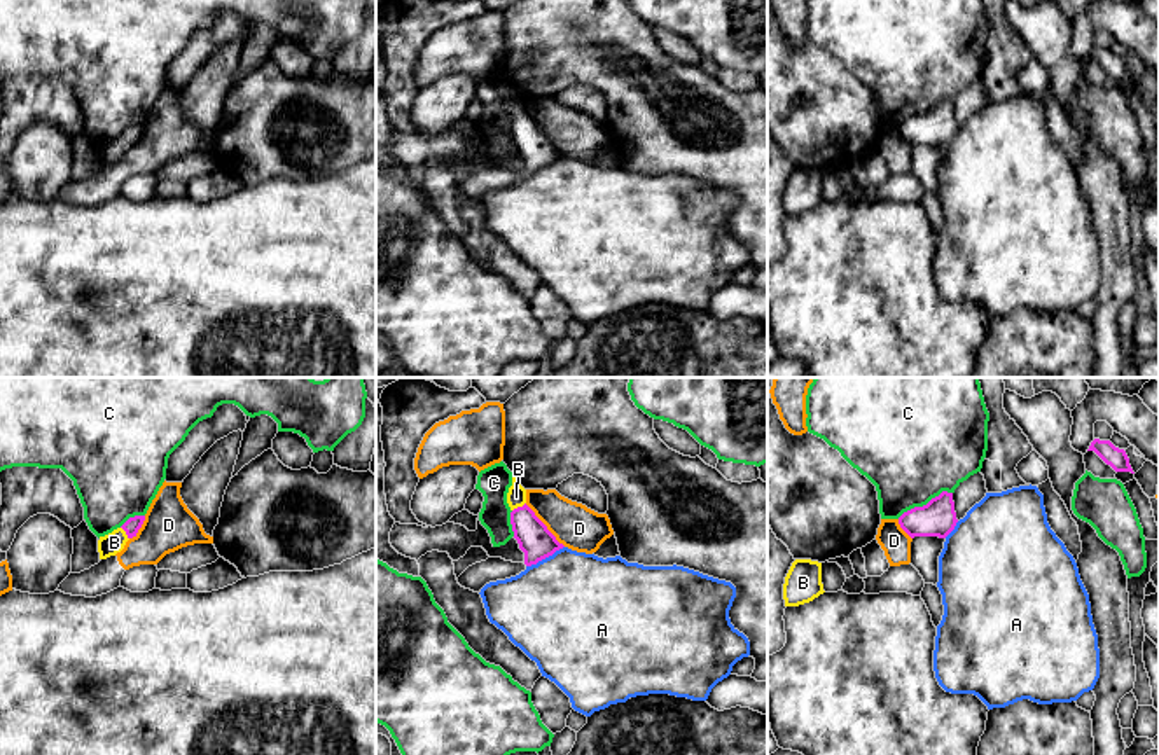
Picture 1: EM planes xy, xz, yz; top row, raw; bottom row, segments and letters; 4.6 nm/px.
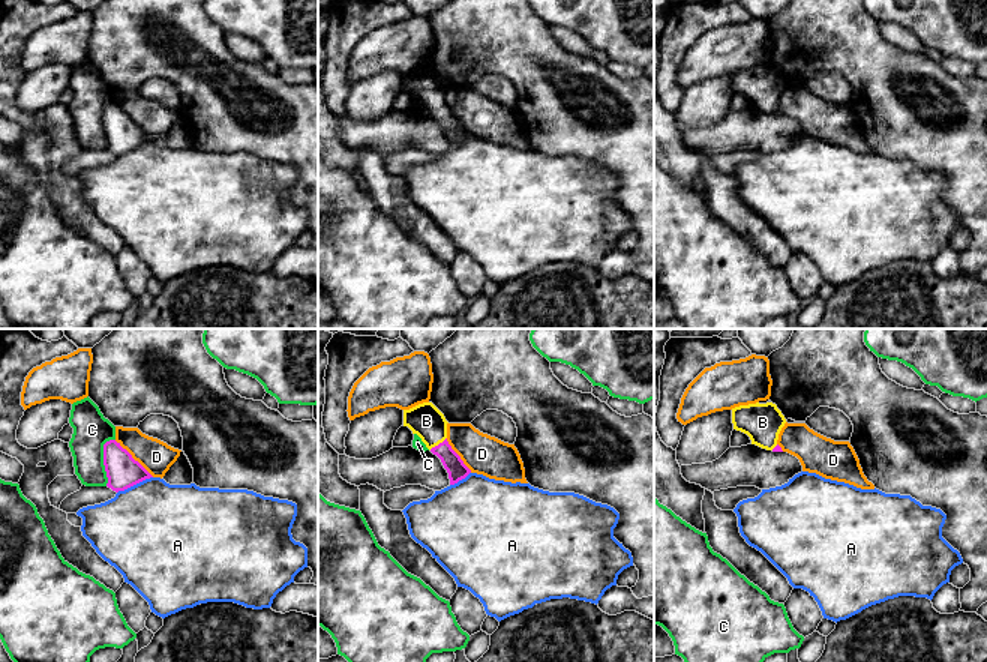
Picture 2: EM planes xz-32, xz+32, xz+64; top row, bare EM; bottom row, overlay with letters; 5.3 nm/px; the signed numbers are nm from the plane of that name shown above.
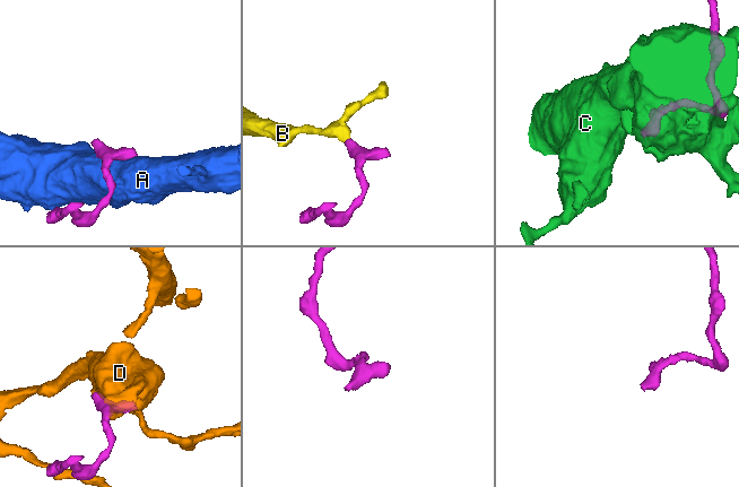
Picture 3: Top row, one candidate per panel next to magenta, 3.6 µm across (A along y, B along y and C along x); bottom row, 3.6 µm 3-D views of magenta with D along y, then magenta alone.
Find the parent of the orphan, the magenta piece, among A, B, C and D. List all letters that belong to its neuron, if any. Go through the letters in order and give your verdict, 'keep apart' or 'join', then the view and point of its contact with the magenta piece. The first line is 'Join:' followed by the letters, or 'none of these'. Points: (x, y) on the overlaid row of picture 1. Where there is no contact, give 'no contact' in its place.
Join: B
A: keep apart; meets magenta in xz at (544, 558)
B: join; meets magenta in xz at (518, 507)
C: keep apart; meets magenta in yz at (923, 505)
D: keep apart; meets magenta in xz at (546, 526)

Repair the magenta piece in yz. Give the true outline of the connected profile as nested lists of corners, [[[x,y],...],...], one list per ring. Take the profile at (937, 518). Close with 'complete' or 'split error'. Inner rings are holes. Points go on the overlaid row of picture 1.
[[[942,491],[923,507],[914,507],[899,517],[900,528],[911,537],[946,538],[956,526],[953,493]]]; complete

